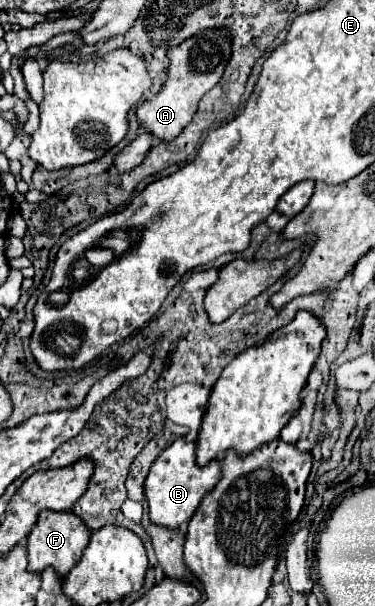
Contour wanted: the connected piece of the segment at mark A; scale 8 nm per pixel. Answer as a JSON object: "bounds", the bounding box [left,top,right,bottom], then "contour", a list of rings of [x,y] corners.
{"bounds":[136,29,232,141],"contour":[[[228,29],[204,31],[172,47],[168,51],[170,65],[168,65],[166,85],[158,95],[144,101],[136,111],[142,127],[146,127],[146,131],[150,131],[154,137],[160,137],[164,141],[176,139],[198,111],[198,103],[202,95],[206,95],[206,91],[216,87],[218,81],[222,79],[230,55],[232,55],[232,39]]]}

